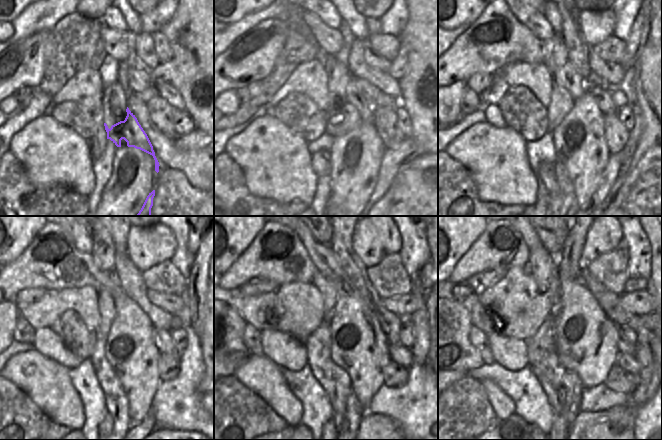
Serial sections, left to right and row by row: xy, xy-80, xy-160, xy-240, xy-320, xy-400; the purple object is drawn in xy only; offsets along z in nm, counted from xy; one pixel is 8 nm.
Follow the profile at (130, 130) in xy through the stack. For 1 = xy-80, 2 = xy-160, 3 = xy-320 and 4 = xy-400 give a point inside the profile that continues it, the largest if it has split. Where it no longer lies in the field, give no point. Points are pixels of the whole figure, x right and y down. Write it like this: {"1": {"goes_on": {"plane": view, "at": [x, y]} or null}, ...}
{"1": {"goes_on": {"plane": "xy-80", "at": [333, 127]}}, "2": {"goes_on": {"plane": "xy-160", "at": [561, 103]}}, "3": {"goes_on": {"plane": "xy-320", "at": [327, 290]}}, "4": {"goes_on": {"plane": "xy-400", "at": [543, 268]}}}

